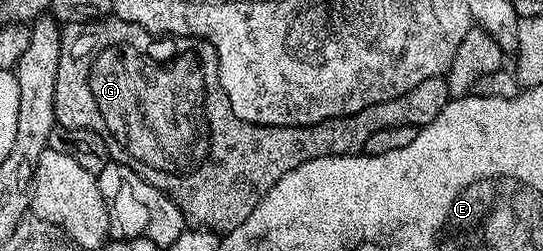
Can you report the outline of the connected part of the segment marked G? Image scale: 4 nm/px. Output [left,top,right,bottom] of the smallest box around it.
[55,16,450,235]

